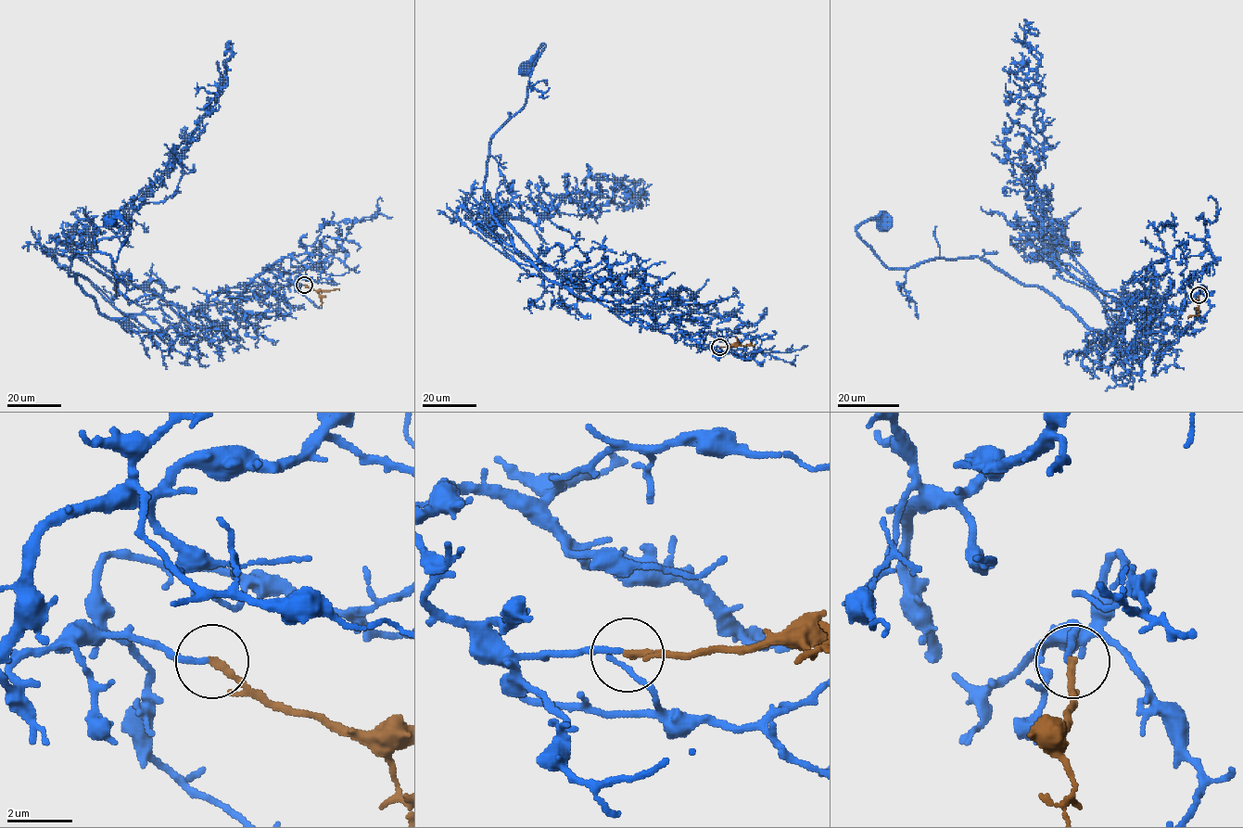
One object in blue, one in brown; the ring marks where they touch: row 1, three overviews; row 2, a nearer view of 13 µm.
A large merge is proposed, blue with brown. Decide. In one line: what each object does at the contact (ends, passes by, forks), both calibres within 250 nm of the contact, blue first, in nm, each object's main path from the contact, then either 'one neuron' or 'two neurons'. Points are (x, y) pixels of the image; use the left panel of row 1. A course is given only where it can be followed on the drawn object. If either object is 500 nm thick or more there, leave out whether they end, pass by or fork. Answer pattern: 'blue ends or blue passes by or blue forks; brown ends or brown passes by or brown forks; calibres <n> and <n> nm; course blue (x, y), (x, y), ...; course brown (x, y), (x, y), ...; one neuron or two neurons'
blue ends; brown ends; calibres 180 and 240 nm; course blue (304, 285), (209, 305), (157, 333), (130, 332), (69, 274), (74, 251), (116, 261), (129, 226), (108, 222); course brown (304, 285), (316, 290), (323, 302), (321, 305); one neuron

